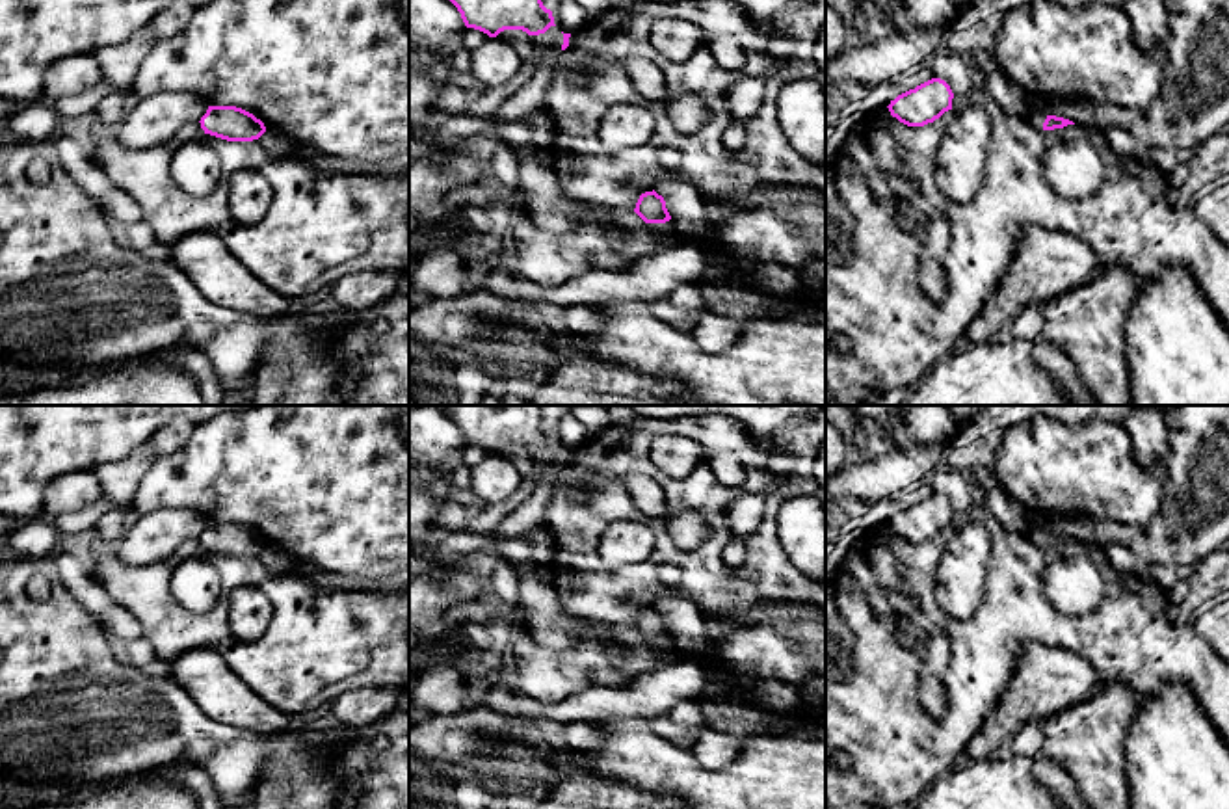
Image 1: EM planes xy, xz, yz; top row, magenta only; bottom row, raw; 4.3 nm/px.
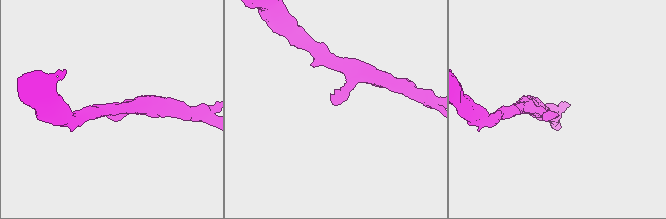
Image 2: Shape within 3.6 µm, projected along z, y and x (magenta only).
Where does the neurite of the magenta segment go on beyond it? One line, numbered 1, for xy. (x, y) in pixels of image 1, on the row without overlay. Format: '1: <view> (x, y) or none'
1: none

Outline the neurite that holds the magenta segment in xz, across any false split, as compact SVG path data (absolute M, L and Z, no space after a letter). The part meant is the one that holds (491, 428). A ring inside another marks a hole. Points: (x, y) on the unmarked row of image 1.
M443 405L457 424L467 444L496 454L504 446L522 446L528 452L545 450L554 441L552 428L541 418L537 405Z

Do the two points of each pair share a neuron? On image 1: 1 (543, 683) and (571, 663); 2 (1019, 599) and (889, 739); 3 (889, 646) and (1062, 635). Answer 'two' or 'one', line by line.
1: one
2: one
3: one

